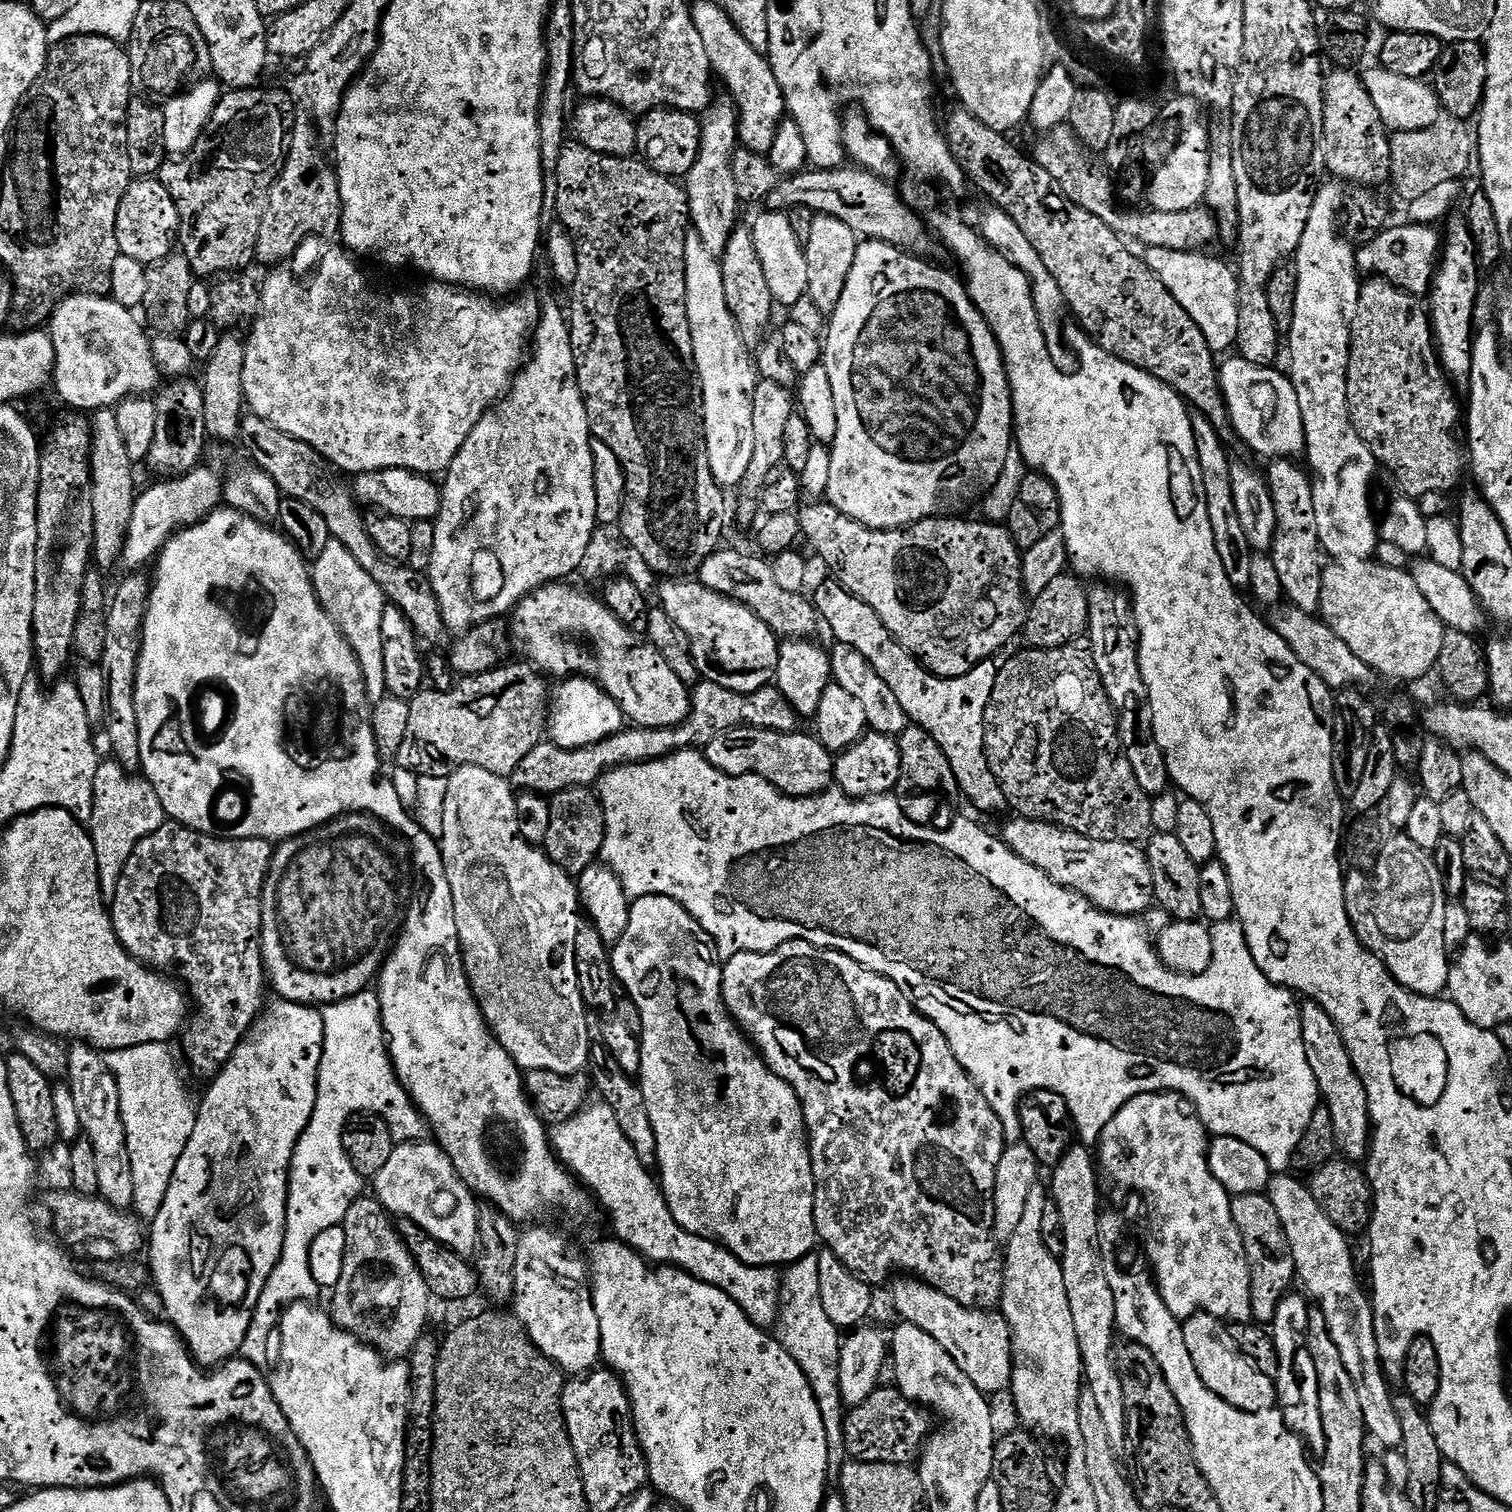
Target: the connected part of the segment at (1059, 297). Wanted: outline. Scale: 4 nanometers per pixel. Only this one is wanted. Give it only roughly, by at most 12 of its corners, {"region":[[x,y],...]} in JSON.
{"region":[[992,206],[980,235],[1017,264],[1032,297],[1050,358],[1076,371],[1064,333],[1064,295],[1018,222]]}

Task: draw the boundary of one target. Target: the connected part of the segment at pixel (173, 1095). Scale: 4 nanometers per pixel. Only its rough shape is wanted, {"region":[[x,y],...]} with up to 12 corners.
{"region":[[168,1044],[106,1056],[134,1174],[158,1218],[196,1125]]}

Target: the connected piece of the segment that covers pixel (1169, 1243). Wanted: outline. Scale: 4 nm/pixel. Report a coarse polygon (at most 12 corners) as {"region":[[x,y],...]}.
{"region":[[1179,1092],[1132,1098],[1098,1164],[1144,1199],[1183,1322],[1251,1324],[1250,1266],[1210,1133]]}

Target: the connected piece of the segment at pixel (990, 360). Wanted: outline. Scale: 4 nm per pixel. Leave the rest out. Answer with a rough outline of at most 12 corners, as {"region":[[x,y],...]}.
{"region":[[864,240],[823,337],[827,503],[908,528],[1014,452],[959,275]]}

